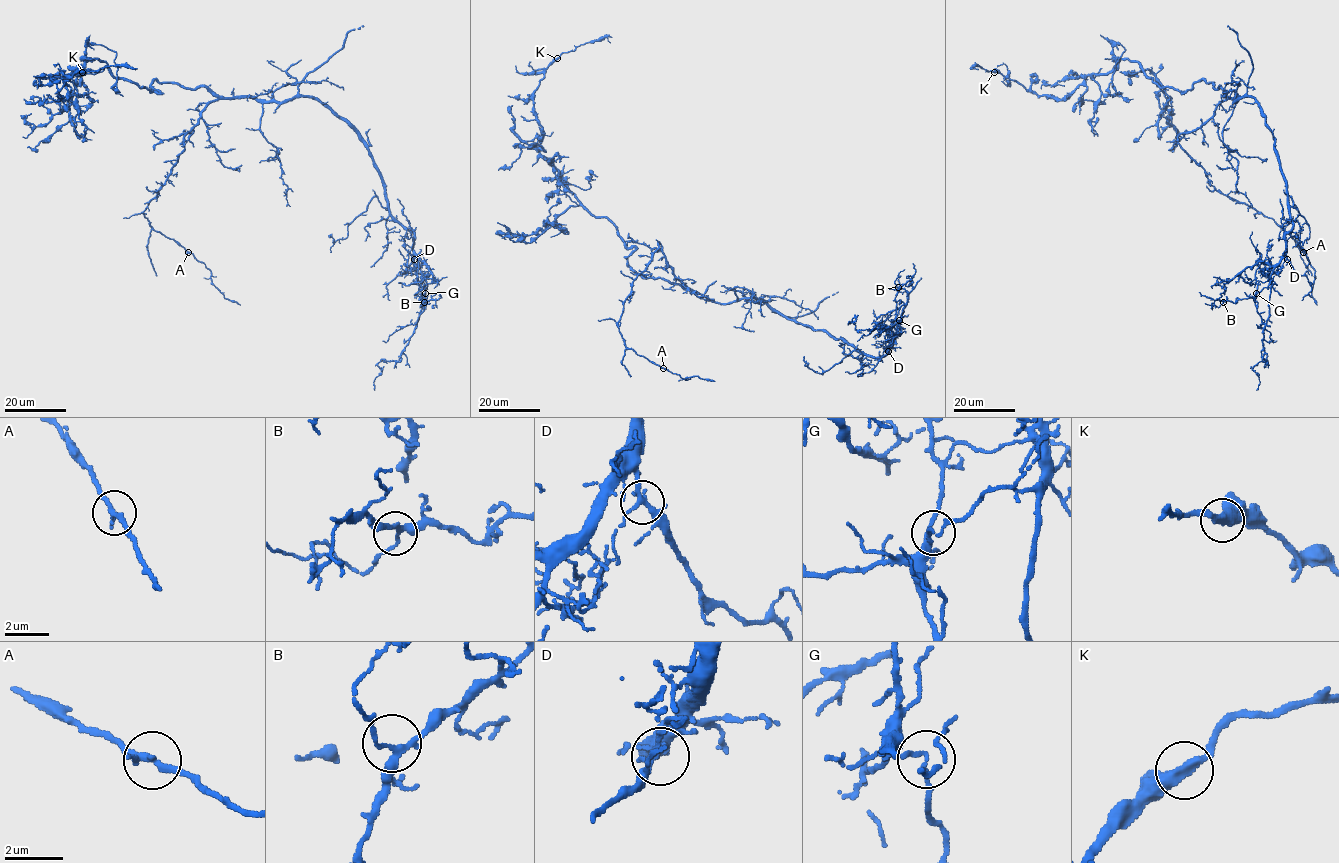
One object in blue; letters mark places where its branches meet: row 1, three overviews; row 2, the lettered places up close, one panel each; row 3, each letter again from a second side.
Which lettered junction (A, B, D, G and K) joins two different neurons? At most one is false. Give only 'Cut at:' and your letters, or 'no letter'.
Cut at: G

